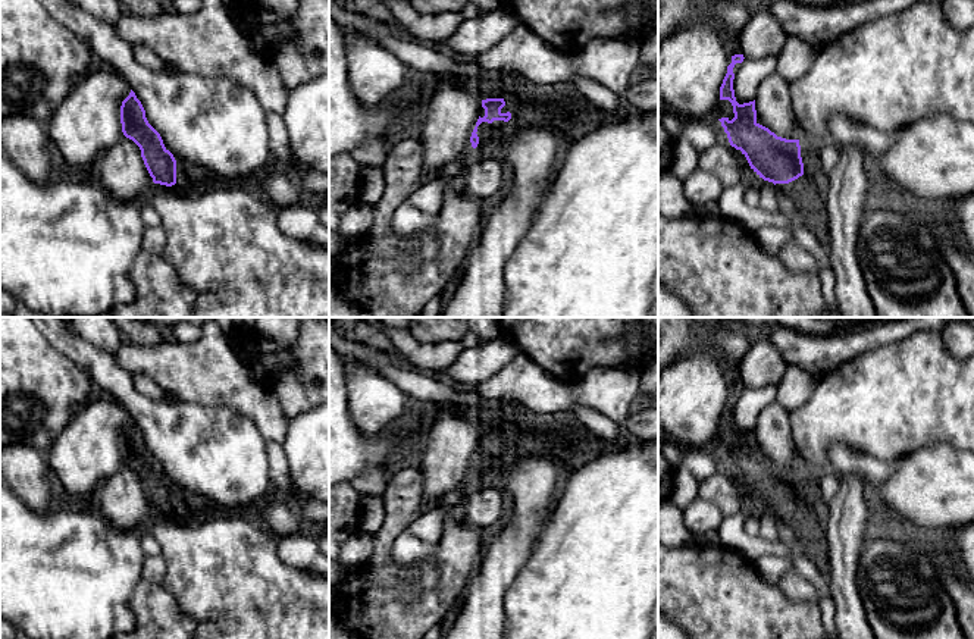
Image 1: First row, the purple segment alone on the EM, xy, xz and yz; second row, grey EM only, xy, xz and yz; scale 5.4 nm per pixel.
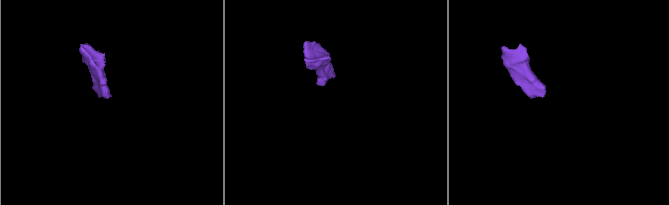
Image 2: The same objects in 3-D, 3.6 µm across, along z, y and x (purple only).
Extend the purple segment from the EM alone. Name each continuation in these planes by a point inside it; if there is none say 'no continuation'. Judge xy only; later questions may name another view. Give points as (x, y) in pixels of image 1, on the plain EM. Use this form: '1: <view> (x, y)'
no continuation

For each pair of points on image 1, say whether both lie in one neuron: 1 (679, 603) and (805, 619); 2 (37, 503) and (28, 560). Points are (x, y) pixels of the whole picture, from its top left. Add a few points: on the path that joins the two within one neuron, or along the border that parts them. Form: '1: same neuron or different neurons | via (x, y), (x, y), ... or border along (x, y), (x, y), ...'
1: same neuron | via (710, 603), (722, 603), (738, 619), (774, 619)
2: different neurons | border along (15, 492), (37, 511), (52, 510)

